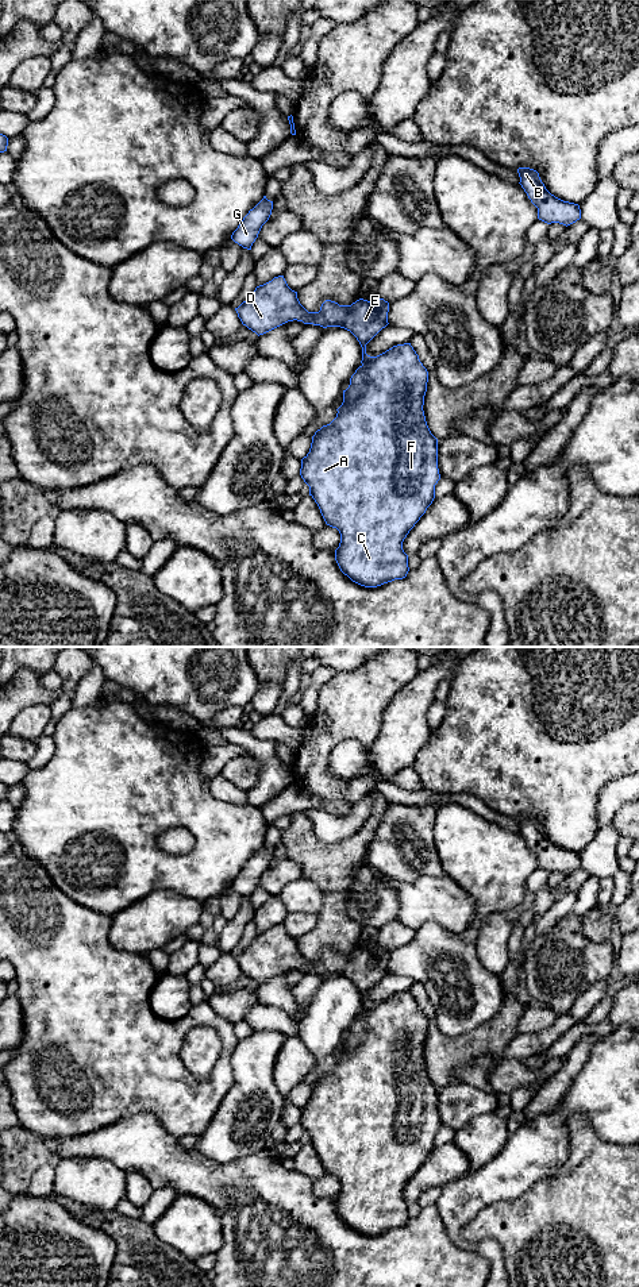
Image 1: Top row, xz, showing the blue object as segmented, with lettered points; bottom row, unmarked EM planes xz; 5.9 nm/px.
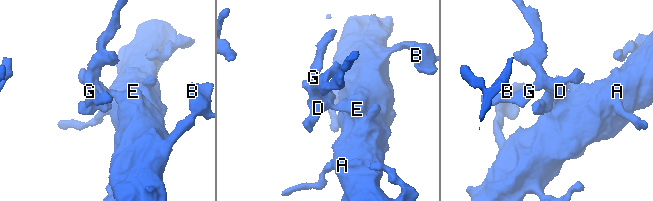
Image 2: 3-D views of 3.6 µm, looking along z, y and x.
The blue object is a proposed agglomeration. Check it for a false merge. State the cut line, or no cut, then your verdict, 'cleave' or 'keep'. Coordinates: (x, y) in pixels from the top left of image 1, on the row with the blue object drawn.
no cut; keep

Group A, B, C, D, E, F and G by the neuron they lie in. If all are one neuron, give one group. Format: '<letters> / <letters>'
A B C D E F G

